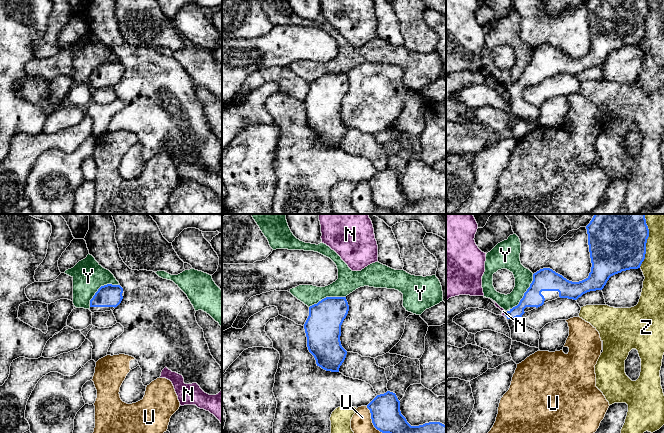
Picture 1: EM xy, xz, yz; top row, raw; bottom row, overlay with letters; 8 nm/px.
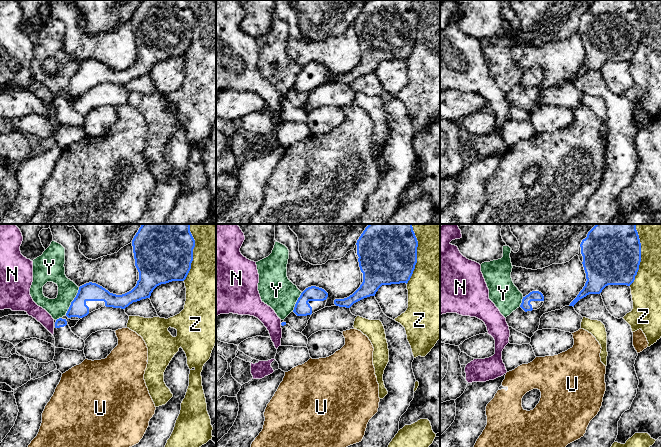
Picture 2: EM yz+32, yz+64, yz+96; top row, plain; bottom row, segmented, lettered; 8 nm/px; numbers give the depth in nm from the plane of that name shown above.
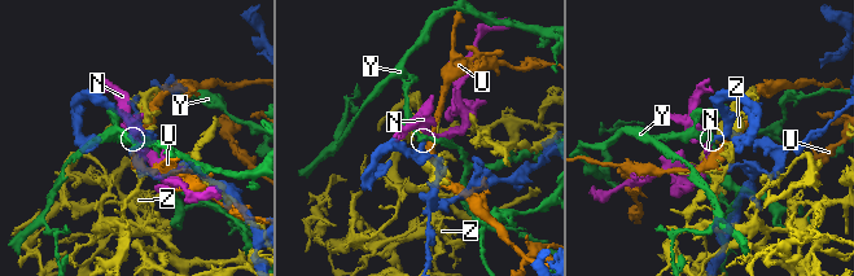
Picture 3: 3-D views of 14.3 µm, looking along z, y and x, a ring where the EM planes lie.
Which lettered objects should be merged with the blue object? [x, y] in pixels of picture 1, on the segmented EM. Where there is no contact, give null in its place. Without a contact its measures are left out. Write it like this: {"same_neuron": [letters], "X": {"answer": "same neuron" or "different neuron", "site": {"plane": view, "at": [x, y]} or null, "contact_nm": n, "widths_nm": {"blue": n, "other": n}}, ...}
{"same_neuron": [], "N": {"answer": "different neuron", "site": {"plane": "yz", "at": [505, 314]}, "contact_nm": 40, "widths_nm": {"blue": 140, "other": 30}}, "U": {"answer": "different neuron", "site": {"plane": "xz", "at": [372, 420]}, "contact_nm": 260, "widths_nm": {"blue": 240, "other": 170}}, "Y": {"answer": "different neuron", "site": {"plane": "xy", "at": [100, 287]}, "contact_nm": 300, "widths_nm": {"blue": 180, "other": 260}}, "Z": {"answer": "different neuron", "site": {"plane": "yz", "at": [646, 241]}, "contact_nm": 440, "widths_nm": {"blue": 480, "other": 180}}}

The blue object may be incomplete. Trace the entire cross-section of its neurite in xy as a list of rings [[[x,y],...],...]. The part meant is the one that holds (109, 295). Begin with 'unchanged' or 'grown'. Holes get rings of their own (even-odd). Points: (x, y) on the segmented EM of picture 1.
grown; [[[120,285],[101,286],[90,300],[90,311],[92,313],[113,311],[121,303],[123,296],[123,288]]]

